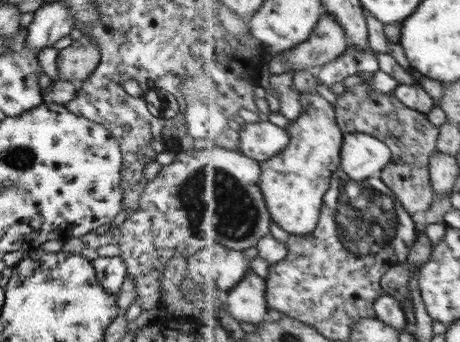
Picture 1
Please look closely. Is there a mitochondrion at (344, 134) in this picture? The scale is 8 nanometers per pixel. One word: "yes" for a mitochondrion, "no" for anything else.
no

